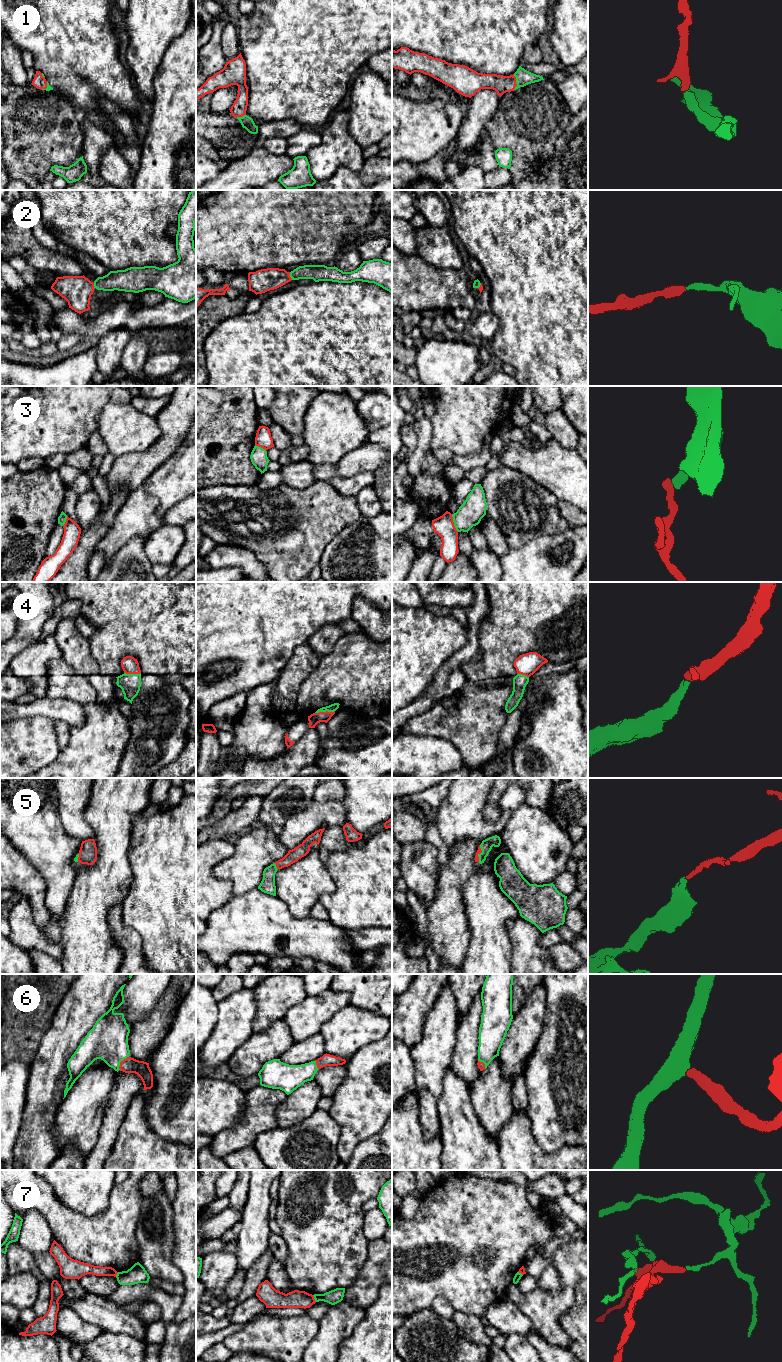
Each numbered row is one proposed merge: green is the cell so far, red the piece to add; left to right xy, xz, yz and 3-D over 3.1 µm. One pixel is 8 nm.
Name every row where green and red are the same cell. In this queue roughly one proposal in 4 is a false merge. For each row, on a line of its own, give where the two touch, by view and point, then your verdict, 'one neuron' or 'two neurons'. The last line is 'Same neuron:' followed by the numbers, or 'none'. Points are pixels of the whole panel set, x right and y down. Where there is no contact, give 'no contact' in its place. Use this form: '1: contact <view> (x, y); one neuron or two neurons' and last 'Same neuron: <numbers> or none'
1: contact yz (516, 82); one neuron
2: contact xz (290, 276); one neuron
3: contact yz (454, 523); two neurons
4: contact xz (324, 711); one neuron
5: contact yz (480, 853); one neuron
6: contact xy (120, 1061); one neuron
7: contact xz (314, 1298); two neurons
Same neuron: 1, 2, 4, 5, 6

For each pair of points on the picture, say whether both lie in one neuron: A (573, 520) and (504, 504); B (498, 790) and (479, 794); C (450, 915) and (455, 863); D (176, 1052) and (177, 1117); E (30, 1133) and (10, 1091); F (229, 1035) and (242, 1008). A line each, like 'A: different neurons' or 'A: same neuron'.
A: different neurons
B: different neurons
C: same neuron
D: same neuron
E: different neurons
F: same neuron

